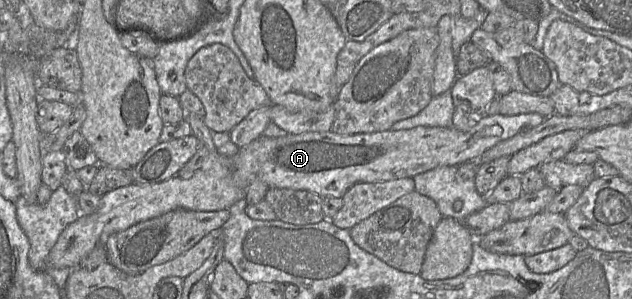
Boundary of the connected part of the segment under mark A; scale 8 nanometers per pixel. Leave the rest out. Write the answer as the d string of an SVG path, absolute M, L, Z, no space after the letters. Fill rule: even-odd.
M186 113L184 120L190 124L192 135L209 150L209 154L205 157L201 168L188 179L174 176L156 184L139 185L133 183L105 194L101 197L96 212L86 216L80 215L75 222L64 229L47 257L45 268L78 268L82 259L97 244L104 244L104 241L110 235L173 210L218 211L229 209L239 200L245 199L246 190L254 180L261 180L269 188L305 190L313 192L322 198L342 198L352 186L358 183L375 183L407 177L413 178L436 167L459 166L480 156L499 142L512 138L525 129L540 125L545 119L544 116L538 113L518 115L502 115L498 113L479 116L476 124L468 131L460 131L454 127L417 126L397 131L389 129L381 132L353 135L341 135L332 131L305 132L301 134L288 133L286 136L277 138L261 135L248 145L241 147L236 156L227 158L218 153L212 140L211 130L206 126L203 119Z

